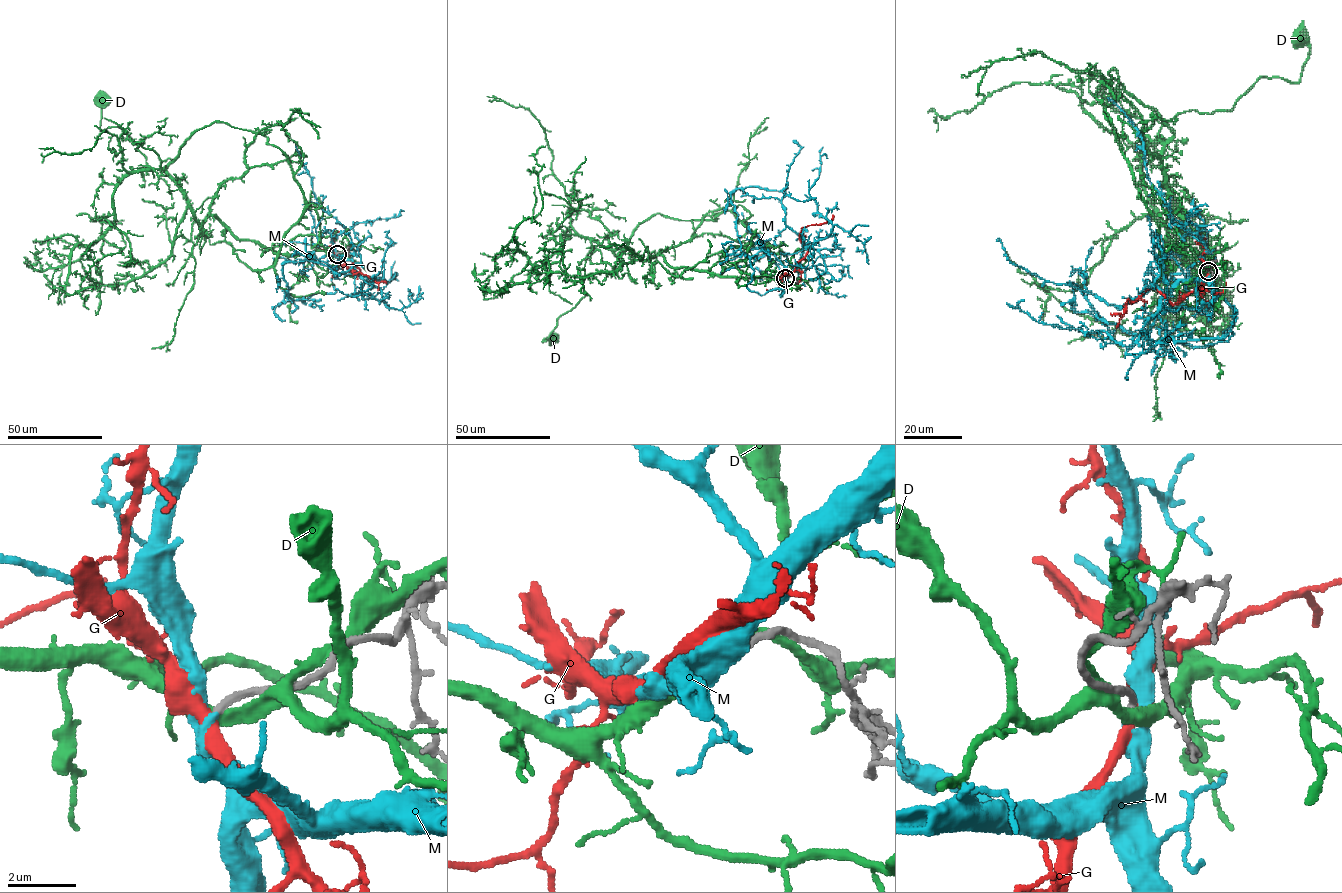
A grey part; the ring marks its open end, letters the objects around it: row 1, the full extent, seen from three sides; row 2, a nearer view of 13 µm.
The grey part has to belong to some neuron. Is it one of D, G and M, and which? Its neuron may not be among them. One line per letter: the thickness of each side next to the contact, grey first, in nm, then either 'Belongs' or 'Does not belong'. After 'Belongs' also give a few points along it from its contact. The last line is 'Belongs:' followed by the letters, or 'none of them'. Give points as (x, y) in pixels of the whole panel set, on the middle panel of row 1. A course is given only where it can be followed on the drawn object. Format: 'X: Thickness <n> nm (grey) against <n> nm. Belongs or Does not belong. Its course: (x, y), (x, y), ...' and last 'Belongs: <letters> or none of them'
D: Thickness 200 nm (grey) against 420 nm. Does not belong
G: Thickness 200 nm (grey) against 400 nm. Does not belong
M: Thickness 200 nm (grey) against 190 nm. Belongs. Its course: (785, 278), (780, 296), (782, 289), (747, 287), (753, 269), (731, 194), (781, 191), (788, 182)
Belongs: M

